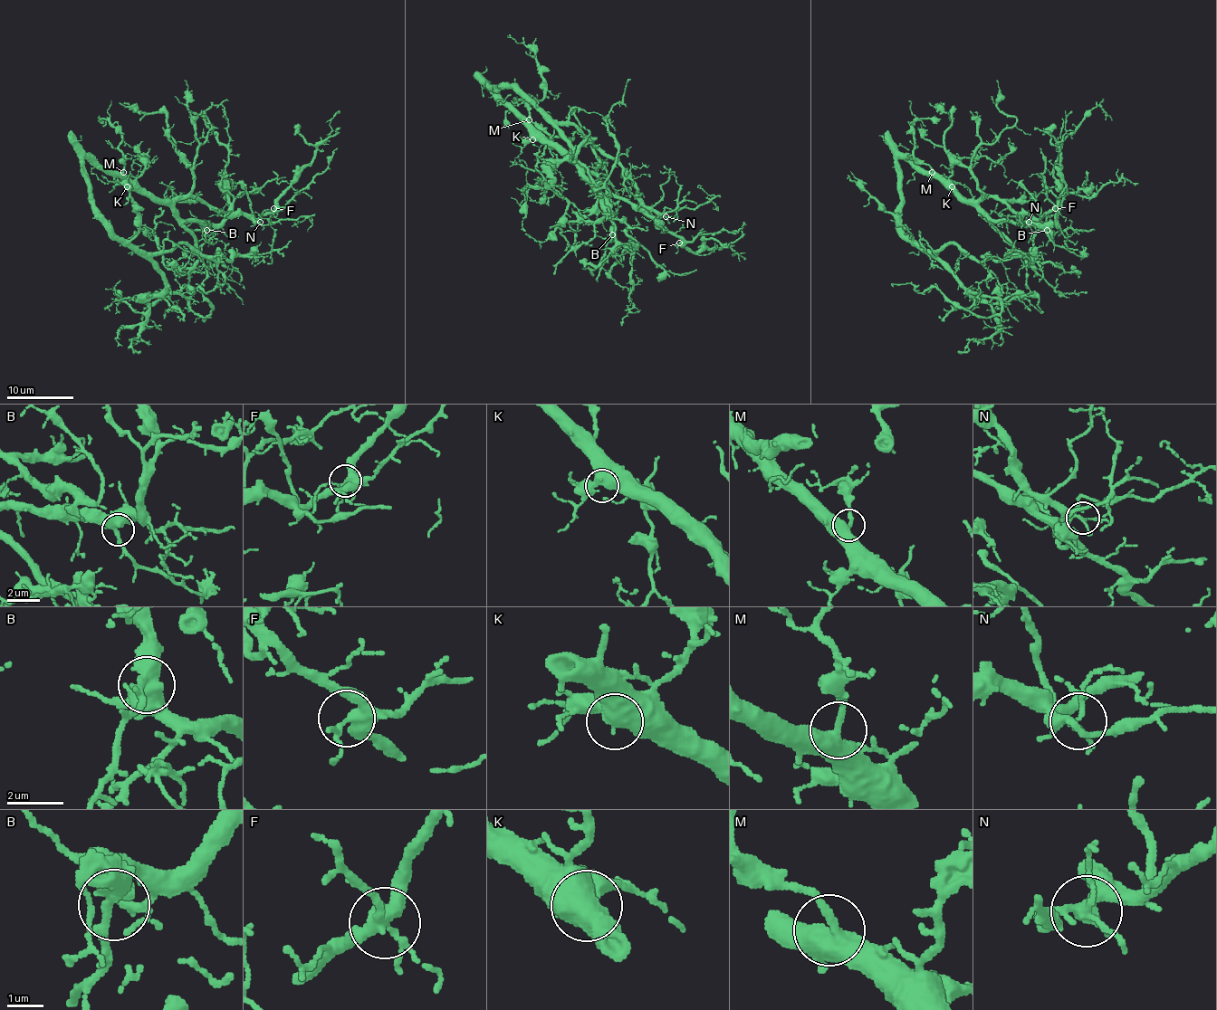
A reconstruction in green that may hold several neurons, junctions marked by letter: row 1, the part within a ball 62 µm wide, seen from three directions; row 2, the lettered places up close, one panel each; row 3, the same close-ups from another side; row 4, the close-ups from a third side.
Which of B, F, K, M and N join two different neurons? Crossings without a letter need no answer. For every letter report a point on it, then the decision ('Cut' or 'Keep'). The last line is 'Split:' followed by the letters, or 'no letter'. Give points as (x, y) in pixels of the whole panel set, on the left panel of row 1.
B: Place: (206, 230). Keep
F: Place: (273, 208). Keep
K: Place: (127, 186). Keep
M: Place: (123, 172). Keep
N: Place: (260, 222). Keep
Split: no letter

